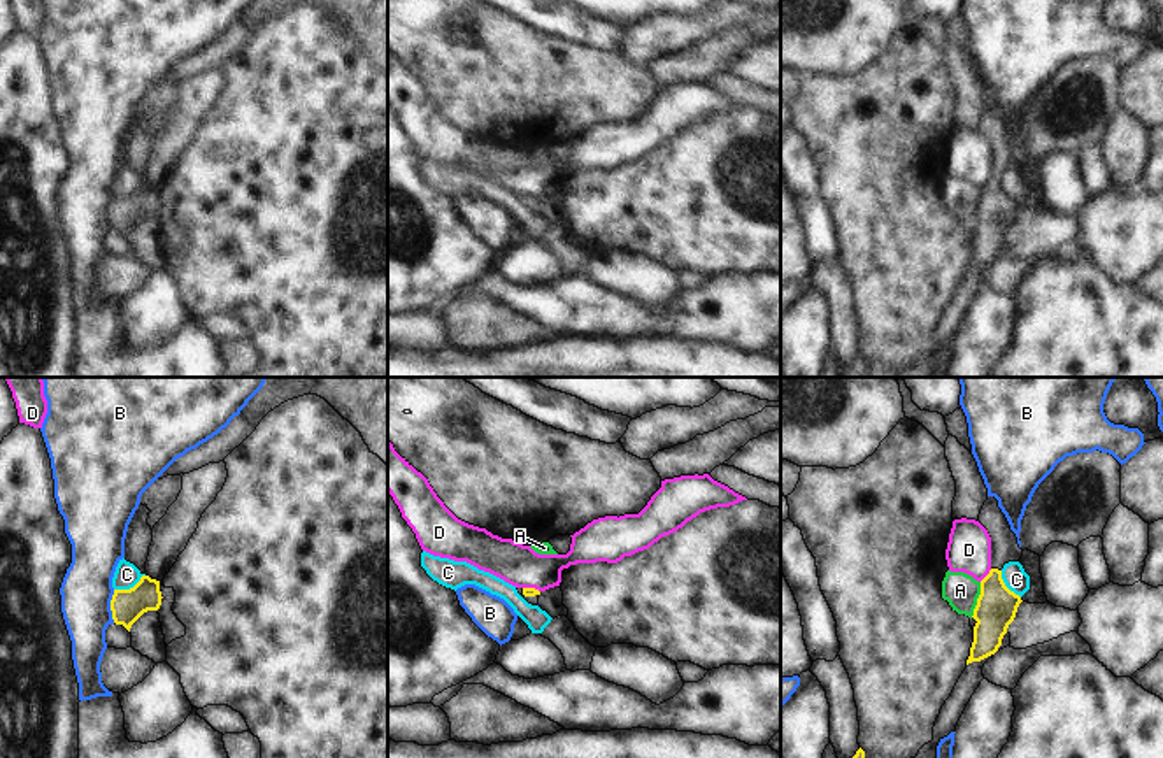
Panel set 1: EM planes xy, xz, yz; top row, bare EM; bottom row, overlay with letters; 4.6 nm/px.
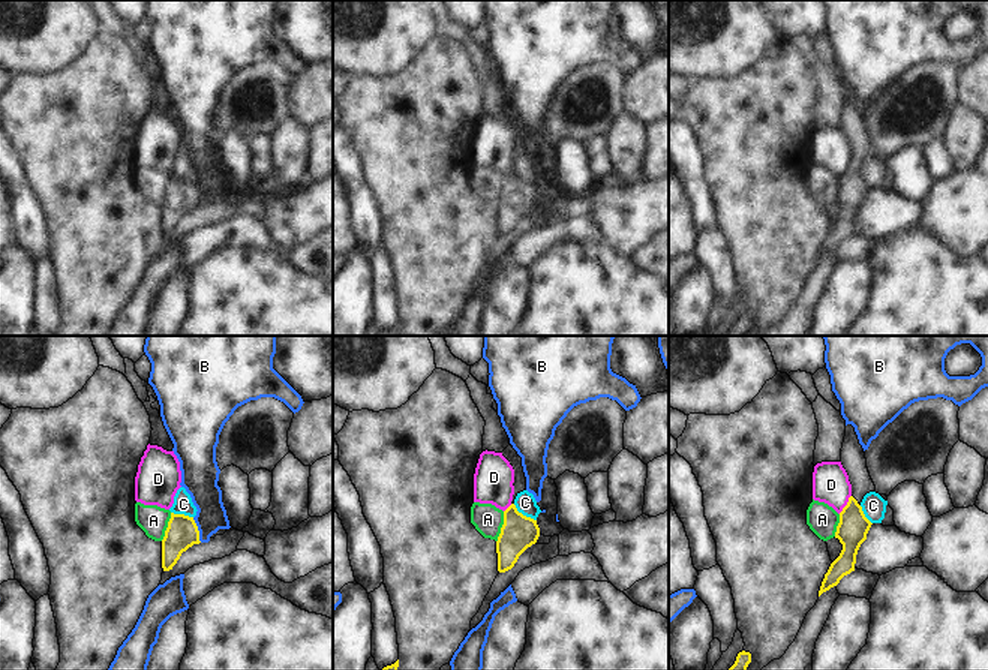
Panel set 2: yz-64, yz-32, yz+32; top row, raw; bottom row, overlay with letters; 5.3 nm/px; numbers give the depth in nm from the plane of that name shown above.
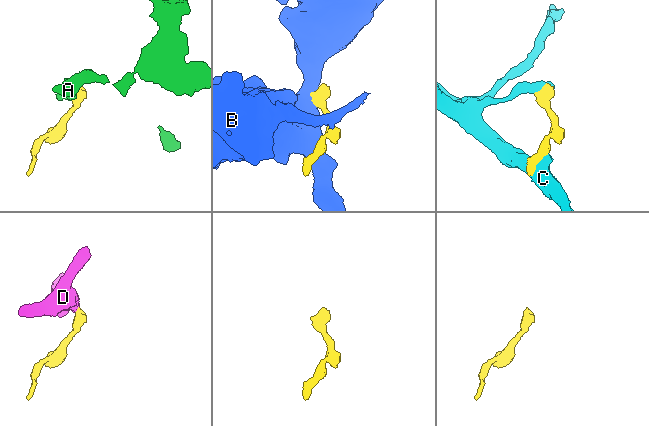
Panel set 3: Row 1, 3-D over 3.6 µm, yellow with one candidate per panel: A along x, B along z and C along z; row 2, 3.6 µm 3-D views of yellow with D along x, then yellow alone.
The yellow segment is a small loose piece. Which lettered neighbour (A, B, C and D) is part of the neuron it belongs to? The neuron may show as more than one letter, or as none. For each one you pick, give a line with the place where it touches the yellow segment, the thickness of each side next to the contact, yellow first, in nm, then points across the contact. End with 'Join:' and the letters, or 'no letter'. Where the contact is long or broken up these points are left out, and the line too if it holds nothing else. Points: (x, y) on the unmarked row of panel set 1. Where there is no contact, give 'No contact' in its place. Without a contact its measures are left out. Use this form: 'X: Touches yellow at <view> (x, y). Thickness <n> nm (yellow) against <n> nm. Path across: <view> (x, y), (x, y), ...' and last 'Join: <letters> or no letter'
Join: no letter

